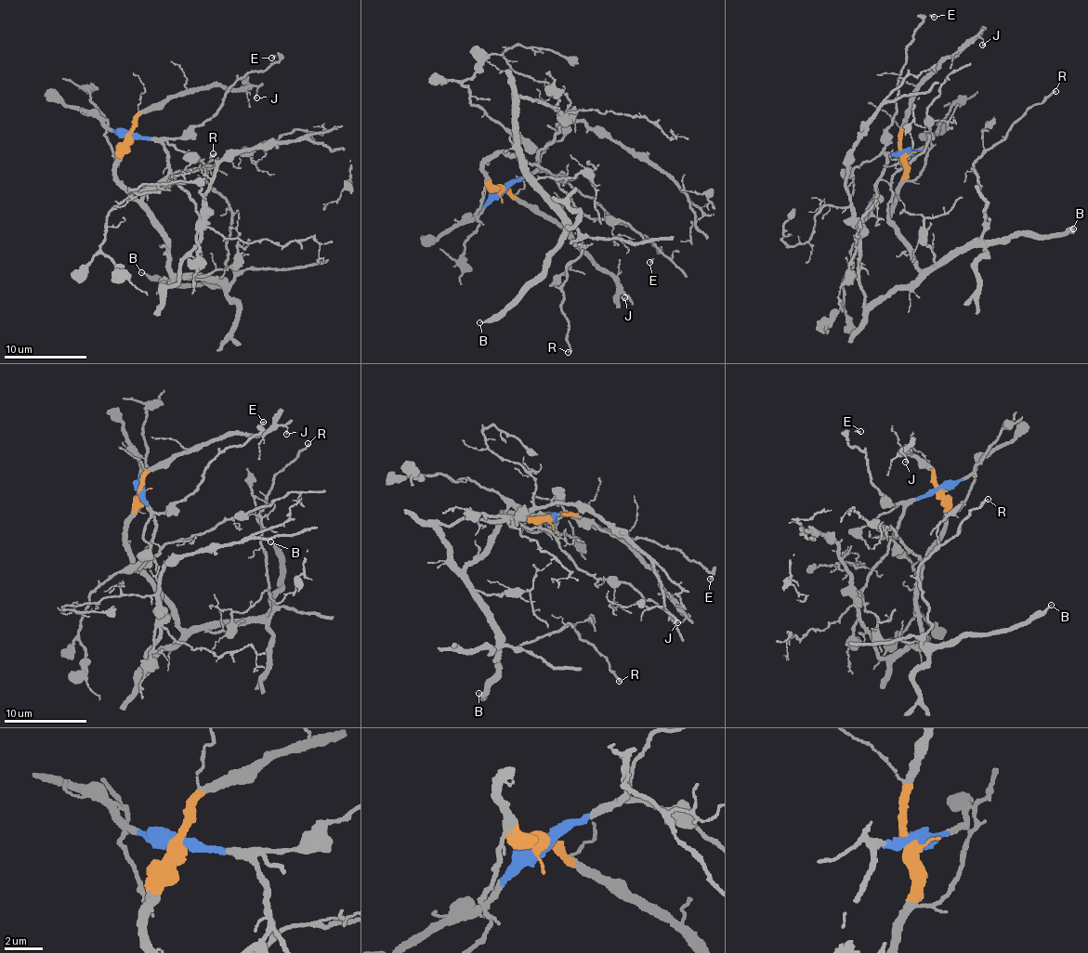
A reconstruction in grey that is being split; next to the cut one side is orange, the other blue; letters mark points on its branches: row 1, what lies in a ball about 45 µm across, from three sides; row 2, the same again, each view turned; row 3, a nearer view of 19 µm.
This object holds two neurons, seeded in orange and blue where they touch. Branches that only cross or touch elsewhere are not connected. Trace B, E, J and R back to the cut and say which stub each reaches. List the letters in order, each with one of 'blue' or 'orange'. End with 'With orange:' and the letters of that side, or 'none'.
B: orange
E: blue
J: orange
R: orange
With orange: B, J, R

